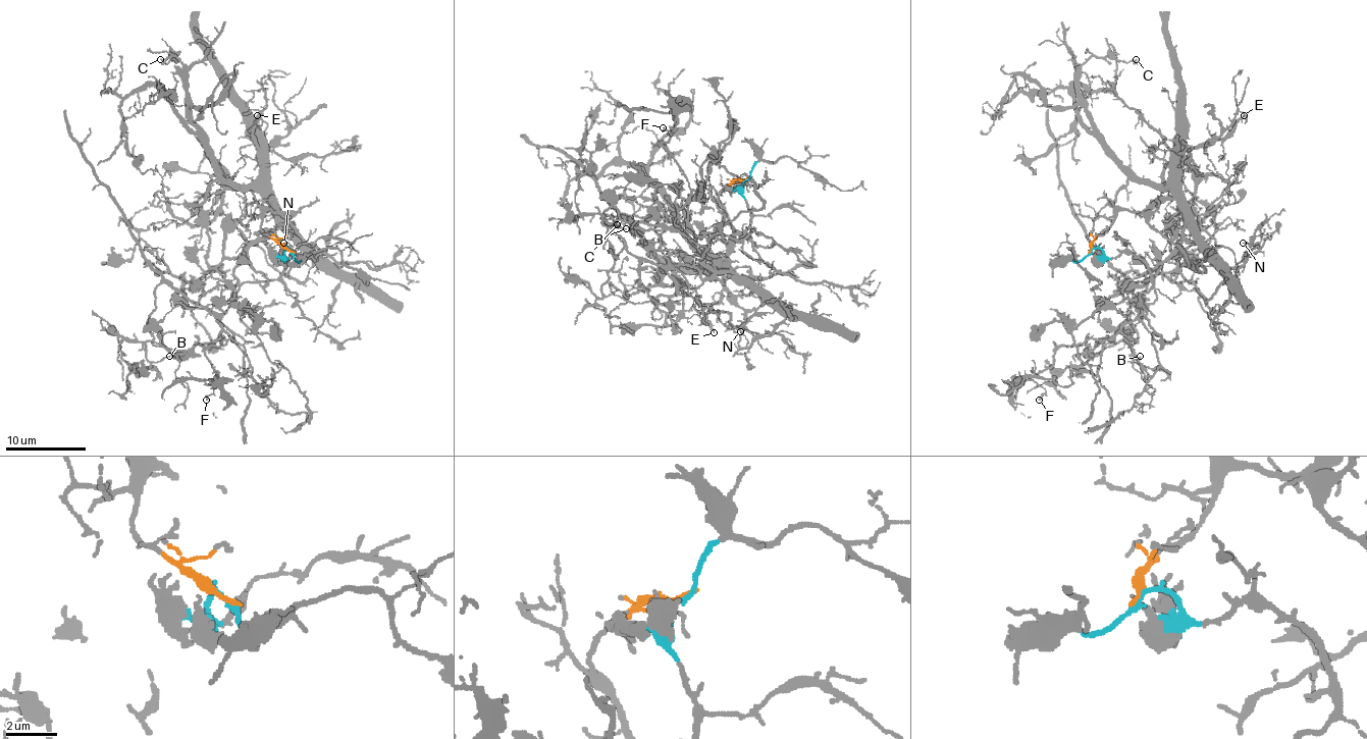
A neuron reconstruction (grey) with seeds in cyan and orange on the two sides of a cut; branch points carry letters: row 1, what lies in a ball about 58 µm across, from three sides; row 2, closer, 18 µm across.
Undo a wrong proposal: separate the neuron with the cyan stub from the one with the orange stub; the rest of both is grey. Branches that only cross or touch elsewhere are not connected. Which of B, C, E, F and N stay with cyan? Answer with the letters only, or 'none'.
B, F

